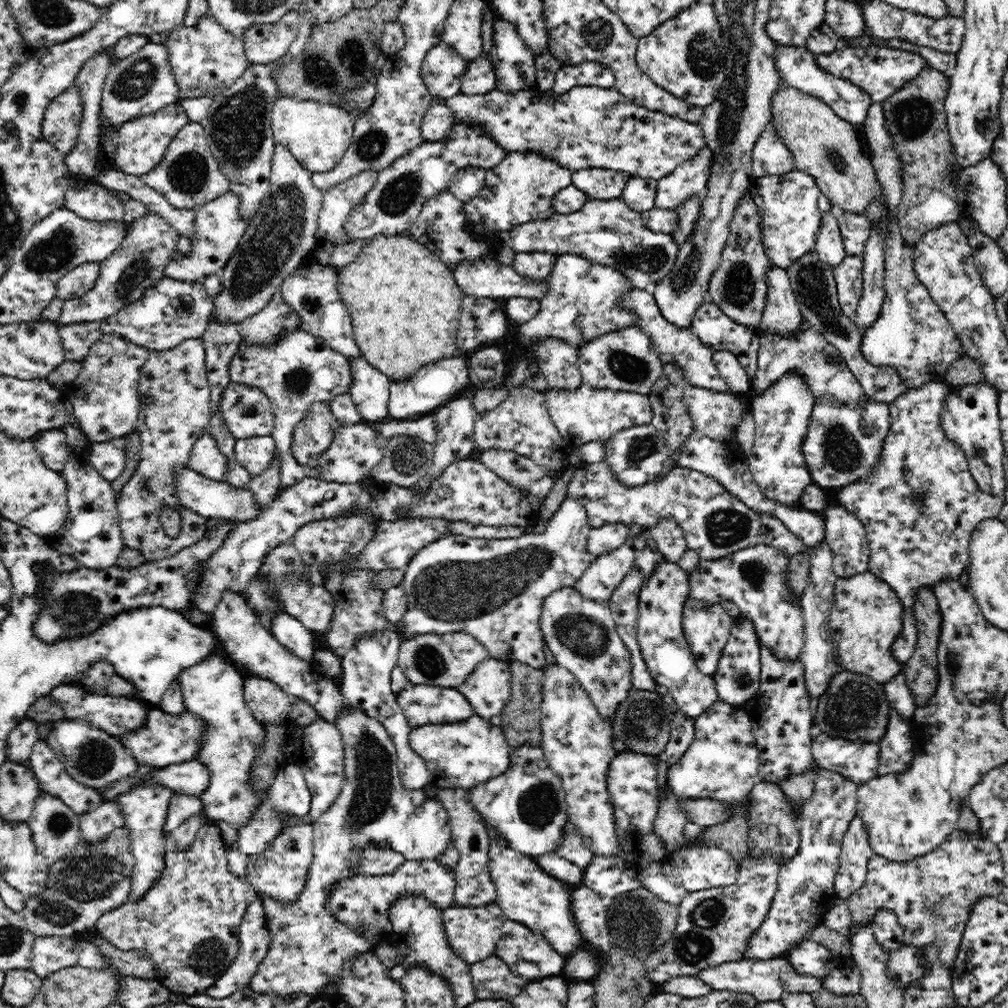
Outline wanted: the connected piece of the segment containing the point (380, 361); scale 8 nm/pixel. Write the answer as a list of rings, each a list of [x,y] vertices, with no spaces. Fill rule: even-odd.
[[[407,233],[394,236],[374,236],[366,240],[352,264],[339,268],[337,290],[342,303],[351,314],[355,342],[366,362],[393,382],[411,378],[424,365],[444,357],[458,356],[455,336],[460,322],[461,303],[465,294],[453,276],[452,270],[423,244]]]

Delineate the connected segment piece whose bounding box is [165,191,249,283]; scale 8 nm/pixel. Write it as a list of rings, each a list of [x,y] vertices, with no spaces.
[[[230,191],[199,207],[192,222],[192,252],[187,255],[181,255],[179,251],[173,253],[166,266],[165,277],[196,283],[203,282],[207,276],[220,274],[232,260],[249,226],[239,208],[240,199]]]

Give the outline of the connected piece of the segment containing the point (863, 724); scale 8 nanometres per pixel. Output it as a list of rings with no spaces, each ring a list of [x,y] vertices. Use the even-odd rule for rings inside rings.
[[[844,670],[832,676],[832,680],[828,684],[828,691],[820,696],[820,700],[815,701],[813,707],[815,734],[828,734],[835,738],[880,743],[888,731],[889,705],[883,684],[865,674]]]

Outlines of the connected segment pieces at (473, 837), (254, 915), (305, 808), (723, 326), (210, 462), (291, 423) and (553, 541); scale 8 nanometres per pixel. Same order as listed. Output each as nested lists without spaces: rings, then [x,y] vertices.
[[[440,789],[436,798],[448,811],[451,824],[451,840],[460,854],[460,861],[455,867],[456,886],[454,890],[454,906],[483,907],[495,903],[497,890],[488,869],[488,852],[492,837],[488,836],[486,822],[474,810],[468,801],[468,792],[460,789]]]
[[[256,897],[248,906],[247,910],[241,920],[239,926],[239,948],[236,958],[227,968],[226,972],[208,988],[207,992],[202,995],[208,995],[212,998],[223,999],[231,994],[234,994],[239,988],[248,985],[252,980],[252,976],[256,974],[258,966],[260,966],[262,959],[268,954],[270,950],[271,934],[269,928],[266,926],[266,911],[264,905],[260,901],[260,897]]]
[[[288,762],[274,776],[275,780],[268,788],[268,796],[265,797],[264,804],[256,808],[255,816],[246,826],[238,827],[238,840],[236,848],[248,856],[264,853],[269,844],[279,835],[280,830],[286,828],[285,820],[288,817],[298,815],[306,818],[310,812],[313,797],[307,785],[307,778],[304,777],[303,769],[295,762]]]
[[[706,300],[704,304],[700,305],[700,308],[698,308],[696,314],[694,314],[694,320],[692,320],[689,328],[690,331],[696,332],[696,335],[702,339],[702,343],[708,345],[712,350],[725,350],[734,353],[751,380],[757,376],[759,372],[758,352],[760,348],[760,338],[762,338],[759,328],[747,327],[731,320],[731,318],[729,318],[727,314],[724,314],[723,310],[711,300]]]
[[[205,432],[196,442],[187,462],[188,467],[210,477],[212,480],[224,481],[227,460],[217,447],[216,441]]]
[[[298,328],[284,332],[274,346],[245,344],[241,338],[228,369],[233,384],[257,386],[268,395],[275,413],[275,426],[269,435],[274,437],[277,446],[281,491],[298,484],[305,476],[304,464],[298,463],[296,456],[292,455],[295,425],[305,417],[314,401],[330,402],[335,396],[346,395],[352,390],[356,376],[351,370],[348,357],[330,348],[324,339]]]
[[[566,497],[564,503],[560,504],[560,510],[558,510],[548,522],[544,533],[526,532],[519,537],[488,538],[470,538],[460,534],[454,534],[452,536],[442,536],[442,538],[436,540],[436,542],[427,544],[409,560],[409,563],[406,566],[404,566],[404,580],[399,584],[399,586],[405,590],[408,605],[404,616],[400,620],[401,638],[404,641],[408,641],[413,636],[418,635],[452,635],[454,632],[465,632],[465,634],[473,636],[473,638],[478,640],[480,644],[483,644],[487,648],[489,656],[494,657],[496,660],[503,660],[508,663],[511,663],[512,661],[520,661],[520,663],[528,663],[530,667],[542,669],[545,666],[546,660],[546,657],[544,657],[546,656],[544,653],[544,640],[540,630],[540,614],[542,614],[544,600],[547,599],[552,592],[556,592],[556,590],[560,590],[560,588],[573,587],[574,583],[578,582],[578,579],[584,574],[584,571],[587,570],[590,563],[595,559],[587,549],[587,540],[590,530],[591,528],[590,525],[588,525],[587,512],[581,504],[581,500]]]

